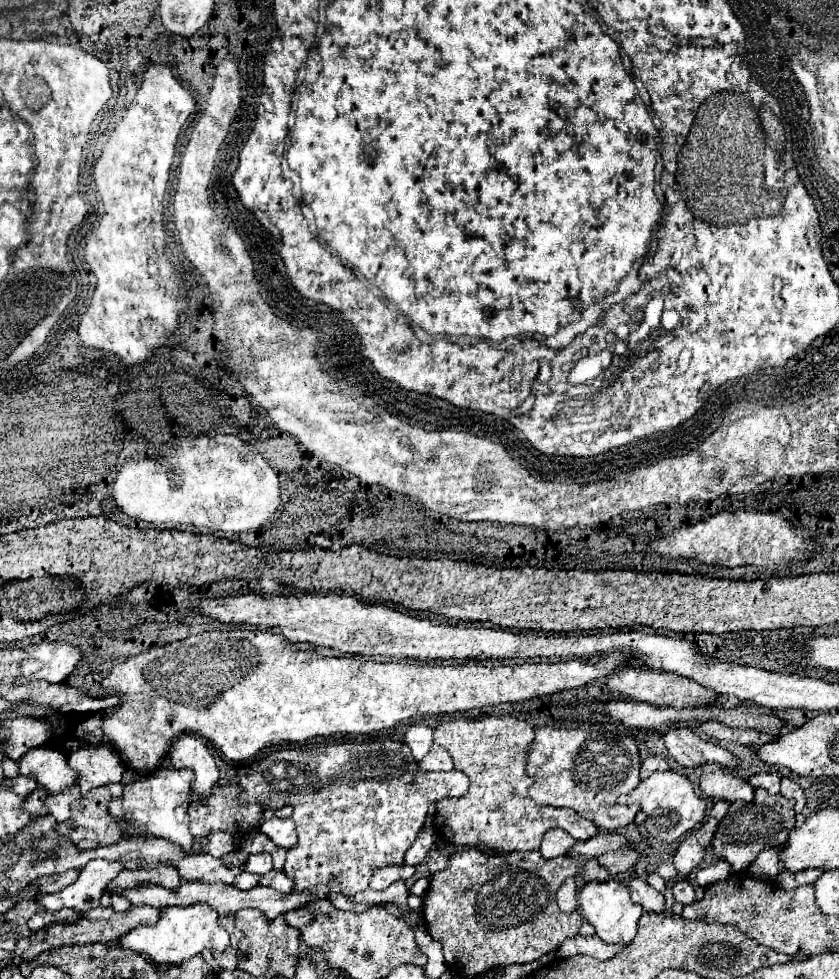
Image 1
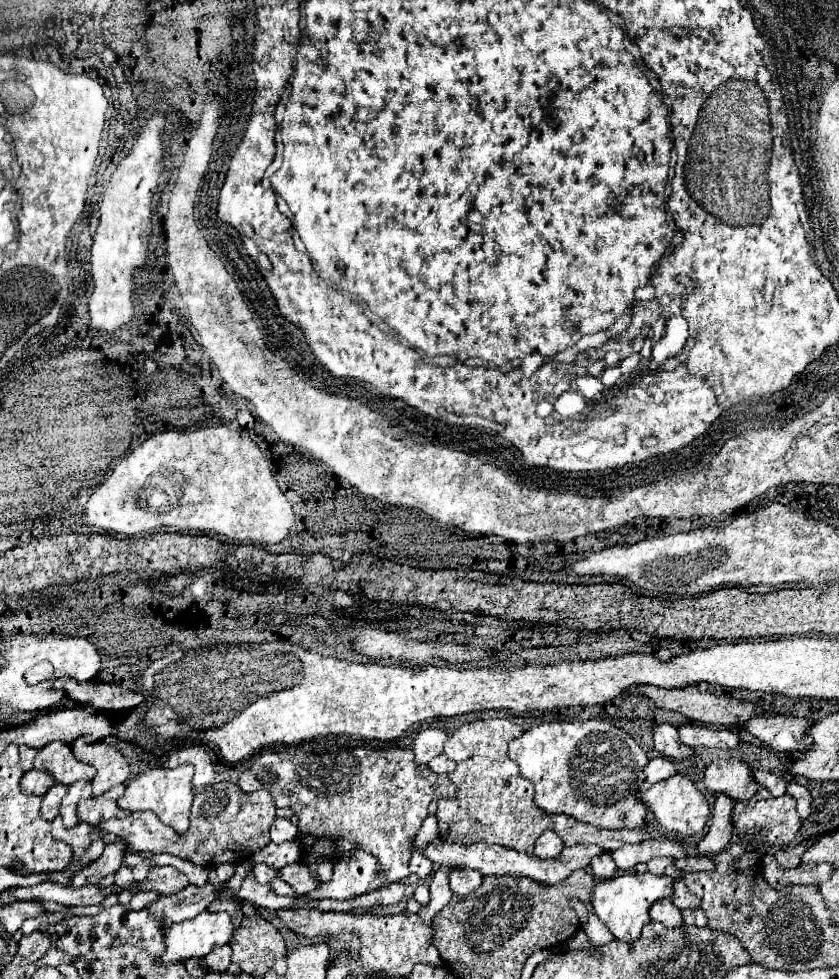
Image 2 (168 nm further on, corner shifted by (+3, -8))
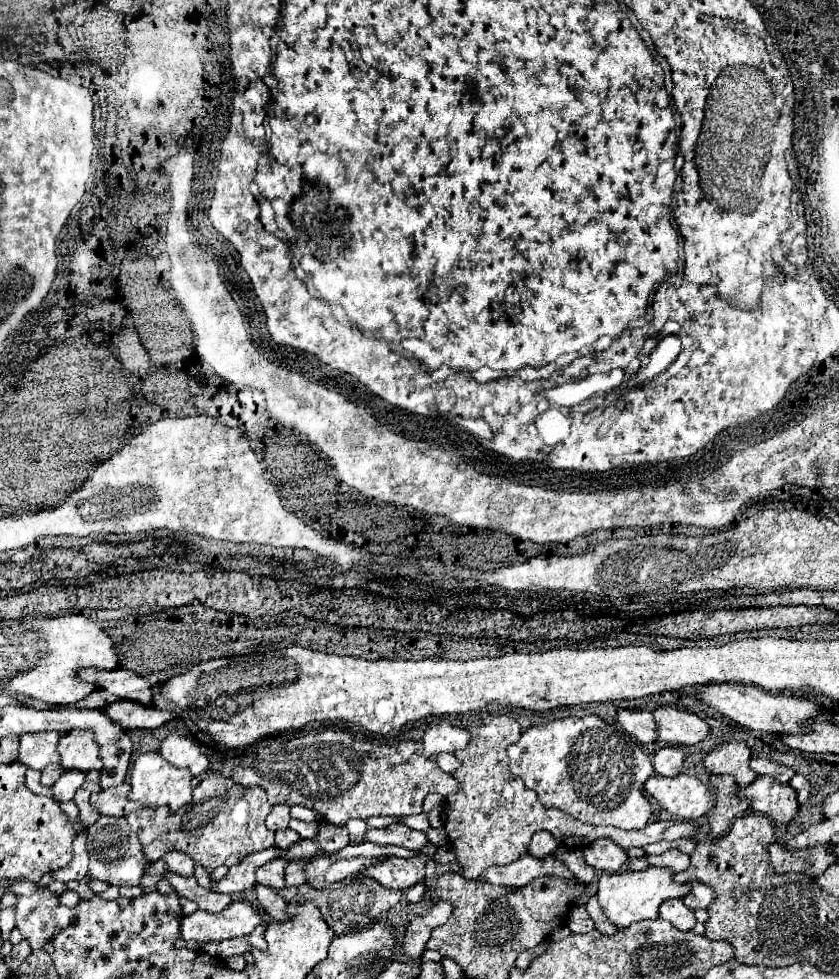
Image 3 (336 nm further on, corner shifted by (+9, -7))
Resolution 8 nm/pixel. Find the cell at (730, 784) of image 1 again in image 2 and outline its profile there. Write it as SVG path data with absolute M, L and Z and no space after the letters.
M743 760L713 762L705 770L703 782L711 794L725 794L735 802L749 802L759 790L759 784L753 780L753 774Z

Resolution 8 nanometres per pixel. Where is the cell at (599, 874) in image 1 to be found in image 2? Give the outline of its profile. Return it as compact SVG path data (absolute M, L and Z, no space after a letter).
M603 852L601 856L595 856L591 860L591 872L597 880L609 880L615 876L615 864L613 864L613 858Z

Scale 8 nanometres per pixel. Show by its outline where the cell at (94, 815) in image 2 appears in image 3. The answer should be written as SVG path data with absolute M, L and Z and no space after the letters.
M123 783L123 785L113 787L113 789L103 789L95 795L91 795L91 805L101 815L113 815L113 817L123 817L123 815L129 815L131 811L143 809L141 803L127 799L129 791L131 791L129 783Z

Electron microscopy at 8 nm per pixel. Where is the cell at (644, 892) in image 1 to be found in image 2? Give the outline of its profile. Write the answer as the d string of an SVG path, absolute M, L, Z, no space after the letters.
M663 898L663 900L657 900L651 908L649 908L649 916L651 920L657 920L661 924L665 924L667 928L677 928L683 924L681 920L681 910L677 906L673 906L673 902L669 898Z

